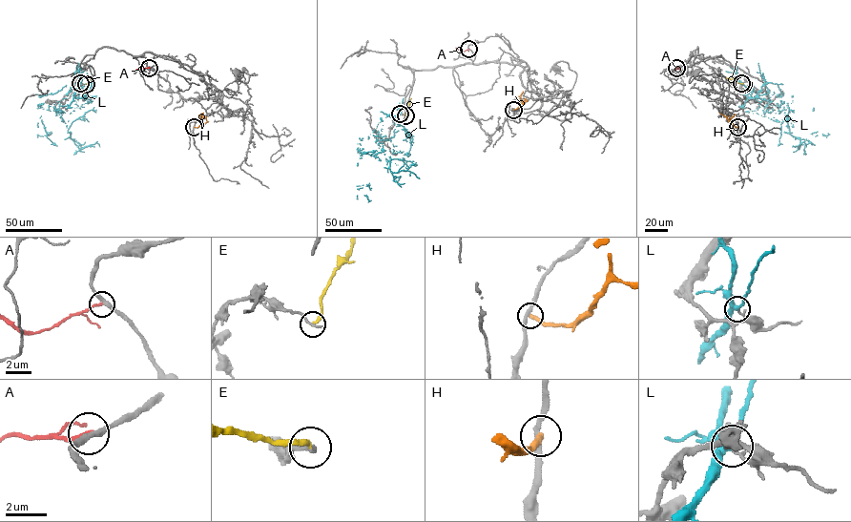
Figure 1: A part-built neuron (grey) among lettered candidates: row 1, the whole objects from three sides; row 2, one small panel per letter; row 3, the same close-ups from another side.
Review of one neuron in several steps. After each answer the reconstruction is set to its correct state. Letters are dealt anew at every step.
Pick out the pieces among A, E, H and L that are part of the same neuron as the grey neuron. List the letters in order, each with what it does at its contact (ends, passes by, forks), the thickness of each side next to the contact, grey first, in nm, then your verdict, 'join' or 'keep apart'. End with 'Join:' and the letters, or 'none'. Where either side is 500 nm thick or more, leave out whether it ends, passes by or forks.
A: it ends | 280/200 nm | keep apart
E: it ends | 240/220 nm | keep apart
H: it ends | 240/300 nm | keep apart
L: it forks | 160/360 nm | keep apart
Join: none

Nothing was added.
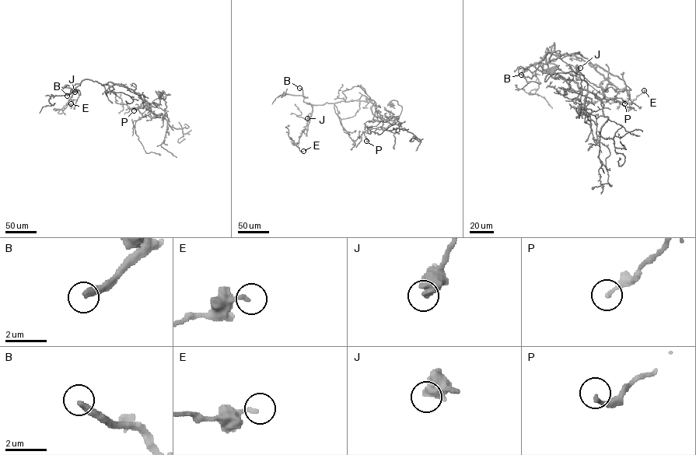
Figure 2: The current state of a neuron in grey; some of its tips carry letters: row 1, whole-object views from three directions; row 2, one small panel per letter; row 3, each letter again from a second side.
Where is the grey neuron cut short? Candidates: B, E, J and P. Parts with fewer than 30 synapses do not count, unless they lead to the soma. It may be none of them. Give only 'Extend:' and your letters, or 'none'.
Extend: B

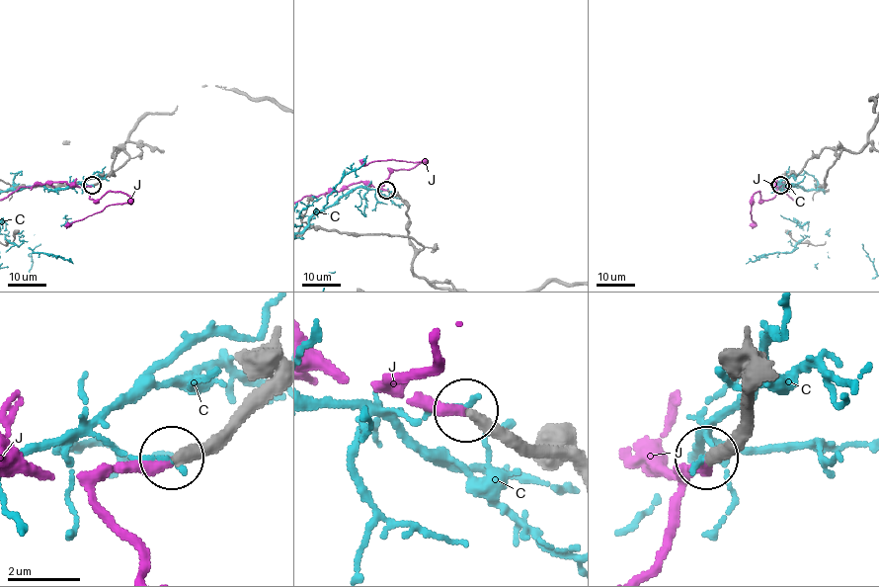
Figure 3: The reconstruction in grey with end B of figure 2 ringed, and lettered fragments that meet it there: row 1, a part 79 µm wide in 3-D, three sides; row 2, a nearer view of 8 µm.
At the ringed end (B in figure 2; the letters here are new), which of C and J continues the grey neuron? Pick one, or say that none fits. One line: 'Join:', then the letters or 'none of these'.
Join: J

